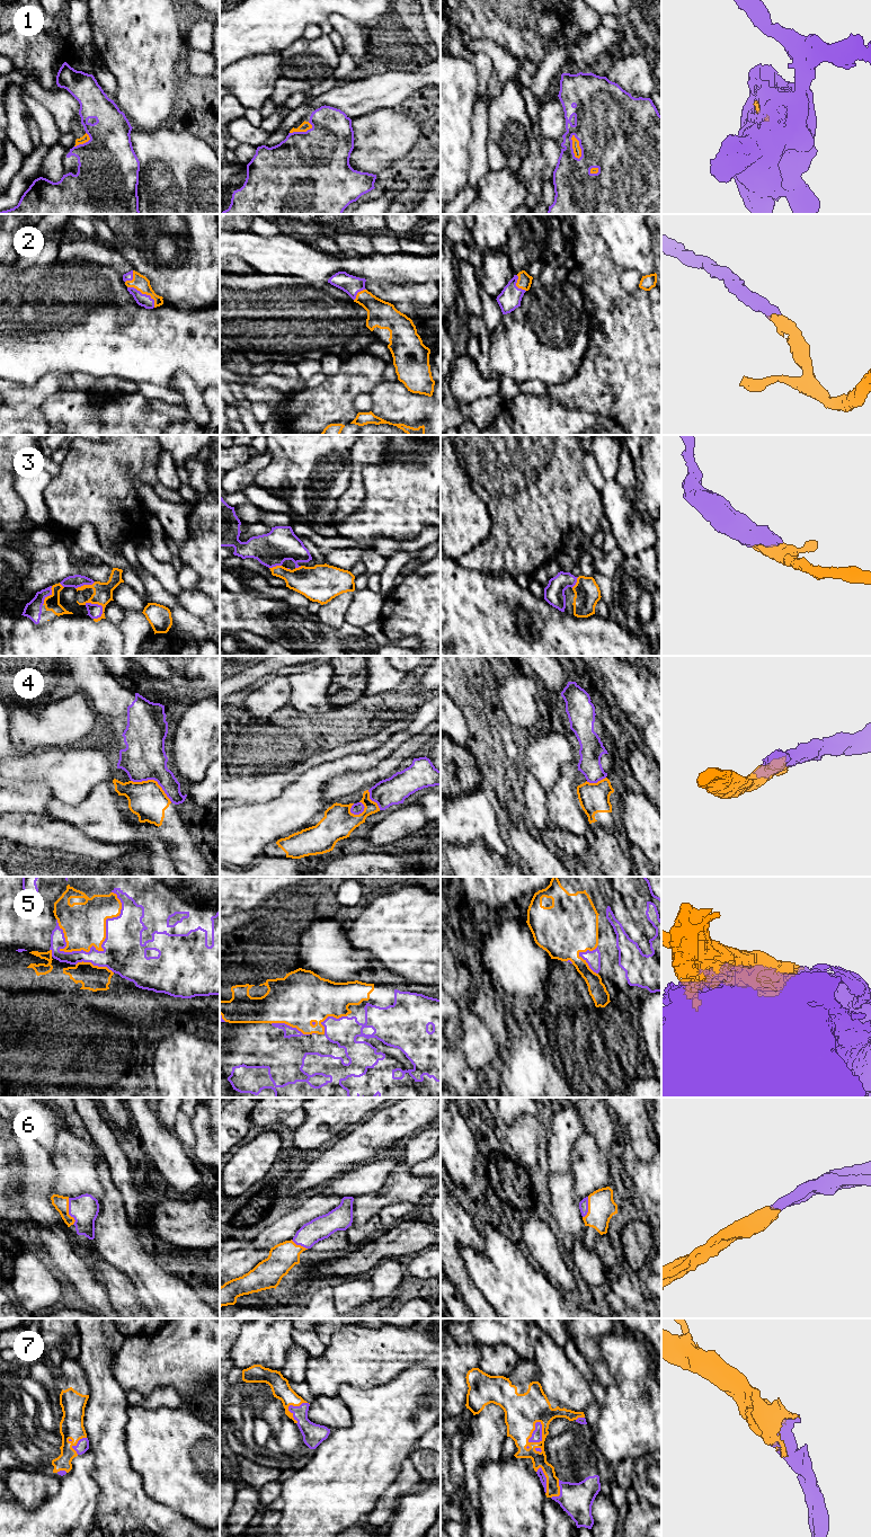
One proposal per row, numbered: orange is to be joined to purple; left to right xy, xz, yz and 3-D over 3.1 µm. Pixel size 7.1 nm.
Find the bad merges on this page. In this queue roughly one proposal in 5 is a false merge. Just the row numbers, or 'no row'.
4

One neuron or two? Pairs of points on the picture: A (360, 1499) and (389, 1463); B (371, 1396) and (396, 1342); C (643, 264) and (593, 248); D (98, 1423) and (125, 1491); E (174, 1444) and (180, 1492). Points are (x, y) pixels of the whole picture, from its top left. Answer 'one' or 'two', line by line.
A: one
B: two
C: two
D: one
E: one

